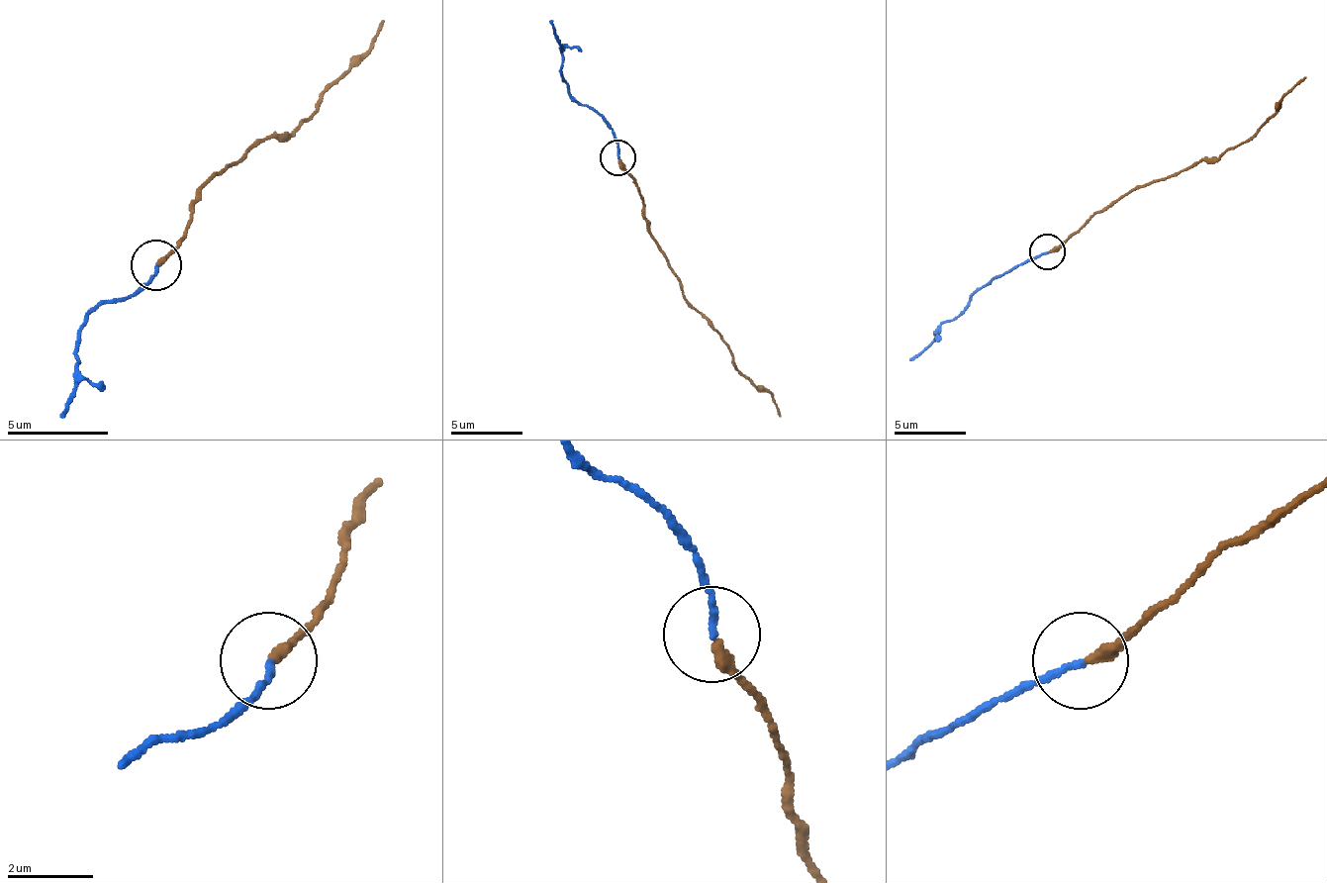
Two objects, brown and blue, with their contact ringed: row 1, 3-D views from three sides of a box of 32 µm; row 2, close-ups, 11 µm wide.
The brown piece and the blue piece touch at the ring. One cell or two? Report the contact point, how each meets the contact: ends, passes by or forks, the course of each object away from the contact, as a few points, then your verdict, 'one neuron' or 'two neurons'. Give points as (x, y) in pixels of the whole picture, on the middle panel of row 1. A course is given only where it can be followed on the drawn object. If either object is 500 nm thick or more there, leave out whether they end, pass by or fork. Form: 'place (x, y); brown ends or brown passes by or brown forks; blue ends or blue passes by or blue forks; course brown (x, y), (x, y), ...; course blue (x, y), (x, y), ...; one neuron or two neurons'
place (617, 157); brown ends; blue ends; course brown (618, 158), (684, 298), (709, 324), (730, 356), (774, 399), (781, 417); course blue (618, 158), (608, 126), (568, 90), (561, 40), (550, 21); two neurons

